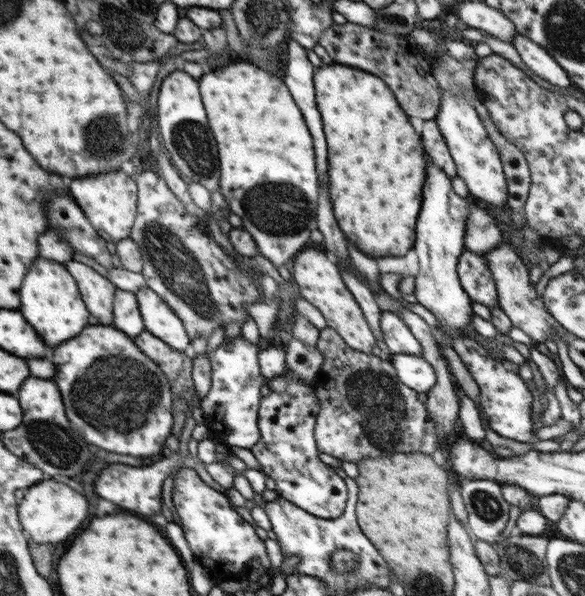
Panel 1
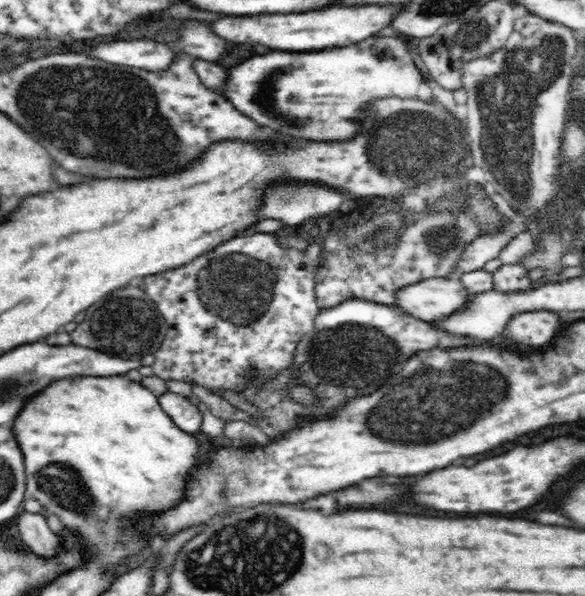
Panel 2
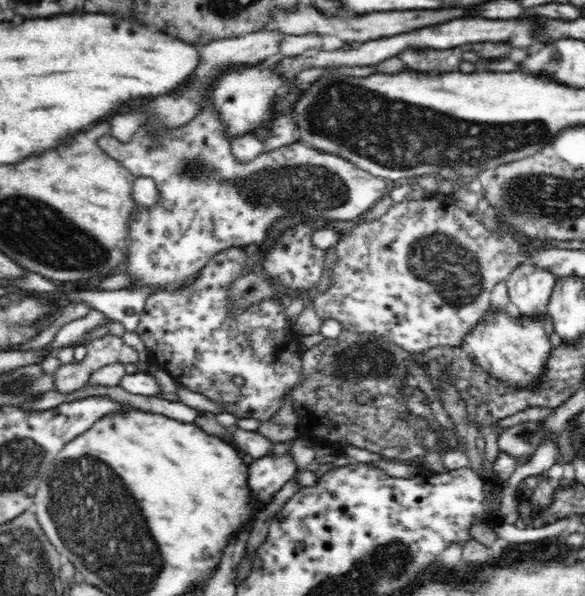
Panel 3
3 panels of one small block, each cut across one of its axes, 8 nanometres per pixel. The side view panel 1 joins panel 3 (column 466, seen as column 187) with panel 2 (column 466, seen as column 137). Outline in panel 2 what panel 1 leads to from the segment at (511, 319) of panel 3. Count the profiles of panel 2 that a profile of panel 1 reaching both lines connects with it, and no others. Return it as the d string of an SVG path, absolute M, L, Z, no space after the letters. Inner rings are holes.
M428 277L396 289L393 296L399 310L428 323L464 308L469 292L458 277Z

